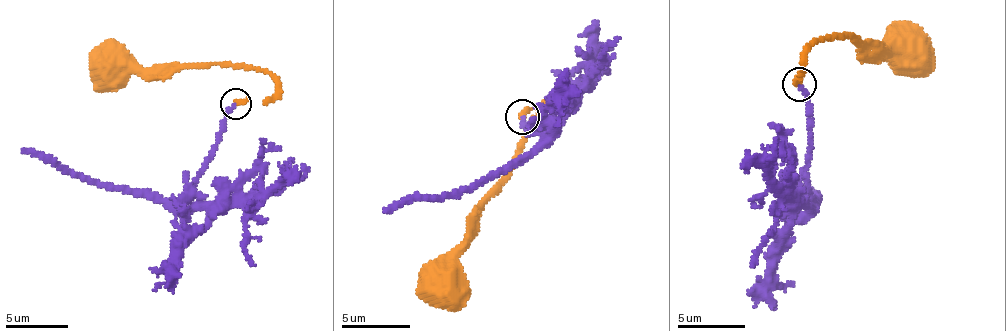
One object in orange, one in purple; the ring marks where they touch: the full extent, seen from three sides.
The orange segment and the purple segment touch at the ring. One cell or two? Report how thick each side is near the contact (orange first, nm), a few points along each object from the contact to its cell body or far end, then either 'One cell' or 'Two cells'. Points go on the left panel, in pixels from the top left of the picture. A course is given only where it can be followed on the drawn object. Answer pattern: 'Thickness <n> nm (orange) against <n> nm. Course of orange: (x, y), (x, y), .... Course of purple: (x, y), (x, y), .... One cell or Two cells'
Thickness 280 nm (orange) against 180 nm. Course of orange: (234, 104), (273, 95), (276, 83), (271, 76), (232, 66), (104, 70), (105, 66). Course of purple: (234, 104), (222, 120), (214, 155), (195, 185), (178, 198), (113, 189), (22, 149). One cell

